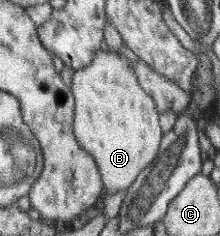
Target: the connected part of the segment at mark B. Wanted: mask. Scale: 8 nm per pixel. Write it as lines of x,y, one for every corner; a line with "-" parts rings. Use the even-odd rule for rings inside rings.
105,47
96,51
86,68
74,72
72,90
76,101
73,128
76,130
77,141
97,163
108,193
112,195
119,190
126,190
137,180
142,170
157,158
158,146
161,146
162,132
152,96
138,82
132,62
126,57
118,56
116,52
106,50

